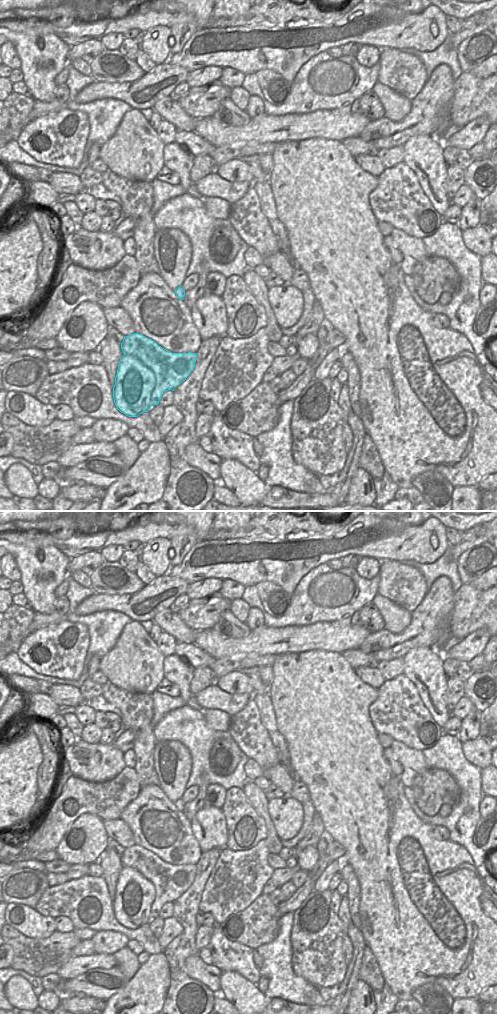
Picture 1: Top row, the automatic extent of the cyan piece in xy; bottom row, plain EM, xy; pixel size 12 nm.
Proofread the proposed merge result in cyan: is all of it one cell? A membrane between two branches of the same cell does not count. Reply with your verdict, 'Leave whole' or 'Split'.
Split.

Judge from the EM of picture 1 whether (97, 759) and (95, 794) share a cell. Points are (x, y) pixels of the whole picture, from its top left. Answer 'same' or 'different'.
different

